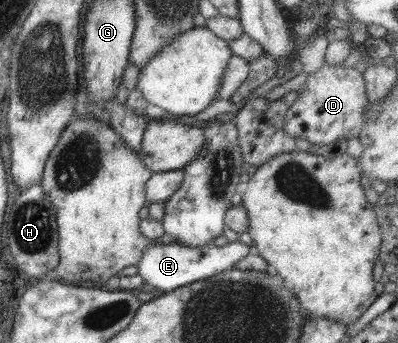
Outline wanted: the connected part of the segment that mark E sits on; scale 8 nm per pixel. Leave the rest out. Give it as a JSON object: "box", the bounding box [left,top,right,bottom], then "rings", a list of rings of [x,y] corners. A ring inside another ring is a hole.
{"box":[138,241,254,290],"rings":[[[230,241],[226,246],[198,246],[198,248],[188,248],[188,246],[180,246],[180,244],[150,244],[144,250],[144,256],[138,264],[138,275],[144,279],[144,282],[151,284],[154,288],[160,290],[174,290],[192,282],[200,280],[208,280],[210,276],[224,272],[224,270],[232,270],[236,262],[244,256],[248,256],[254,250],[241,241]]]}

